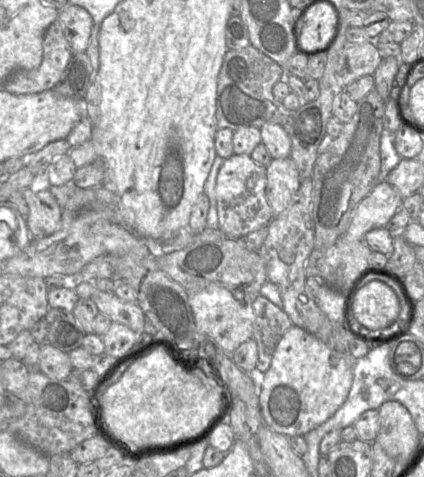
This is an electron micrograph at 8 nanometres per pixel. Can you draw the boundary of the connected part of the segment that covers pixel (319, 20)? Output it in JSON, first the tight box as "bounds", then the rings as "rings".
{"bounds":[297,2,334,50],"rings":[[[320,2],[308,7],[297,20],[298,50],[316,50],[326,45],[334,31],[332,7]]]}

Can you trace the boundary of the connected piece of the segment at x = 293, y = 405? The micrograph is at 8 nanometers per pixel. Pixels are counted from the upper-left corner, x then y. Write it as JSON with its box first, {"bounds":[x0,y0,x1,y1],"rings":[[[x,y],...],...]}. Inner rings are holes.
{"bounds":[259,325,354,436],"rings":[[[292,325],[278,342],[270,368],[259,376],[259,401],[265,423],[275,432],[294,436],[305,435],[327,421],[349,395],[354,361],[350,355],[339,353],[308,331]]]}

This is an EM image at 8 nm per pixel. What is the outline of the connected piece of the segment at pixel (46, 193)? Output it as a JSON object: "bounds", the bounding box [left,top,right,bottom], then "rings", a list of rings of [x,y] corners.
{"bounds":[26,188,62,239],"rings":[[[49,188],[35,193],[34,202],[26,218],[31,239],[55,233],[61,226],[62,207]]]}

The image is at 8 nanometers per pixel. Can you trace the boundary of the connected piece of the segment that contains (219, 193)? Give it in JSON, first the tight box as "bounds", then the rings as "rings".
{"bounds":[216,154,273,239],"rings":[[[233,154],[225,159],[216,178],[216,199],[219,229],[229,239],[239,239],[273,219],[273,212],[266,197],[266,167],[256,163],[249,155]]]}

